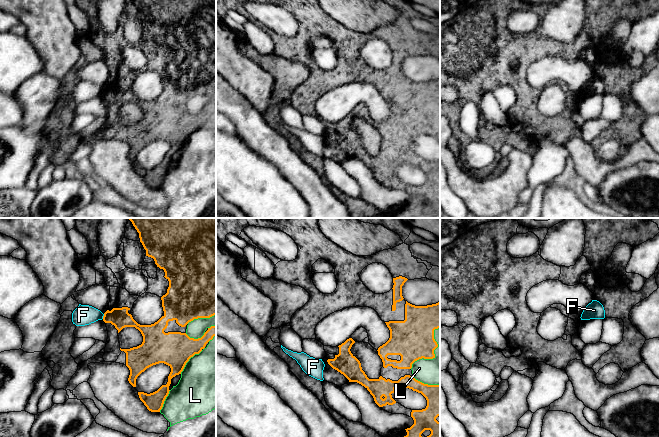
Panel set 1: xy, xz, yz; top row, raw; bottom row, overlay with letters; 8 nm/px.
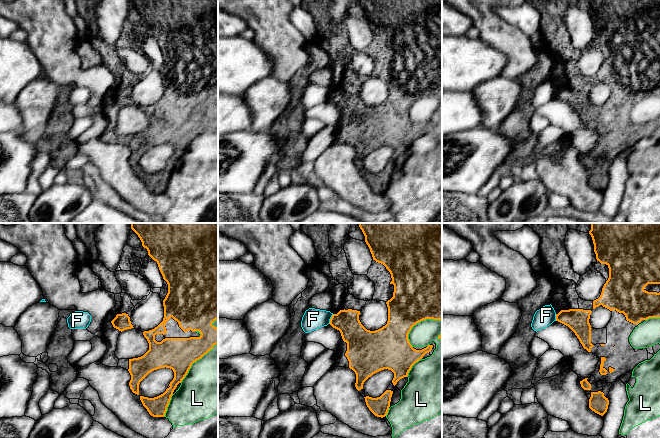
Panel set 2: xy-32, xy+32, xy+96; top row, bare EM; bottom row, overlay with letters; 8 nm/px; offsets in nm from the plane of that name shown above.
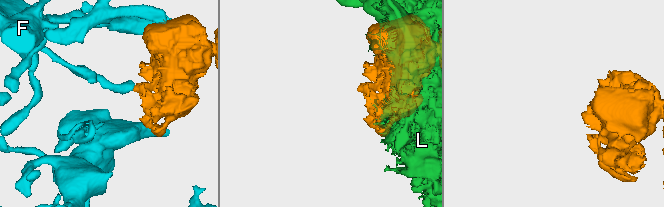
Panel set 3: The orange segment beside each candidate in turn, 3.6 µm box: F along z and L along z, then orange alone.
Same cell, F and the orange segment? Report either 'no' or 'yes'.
no

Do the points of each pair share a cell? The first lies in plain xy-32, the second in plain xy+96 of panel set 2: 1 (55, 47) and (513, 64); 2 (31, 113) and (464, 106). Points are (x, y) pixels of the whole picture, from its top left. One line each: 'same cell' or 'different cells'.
1: same cell
2: different cells

